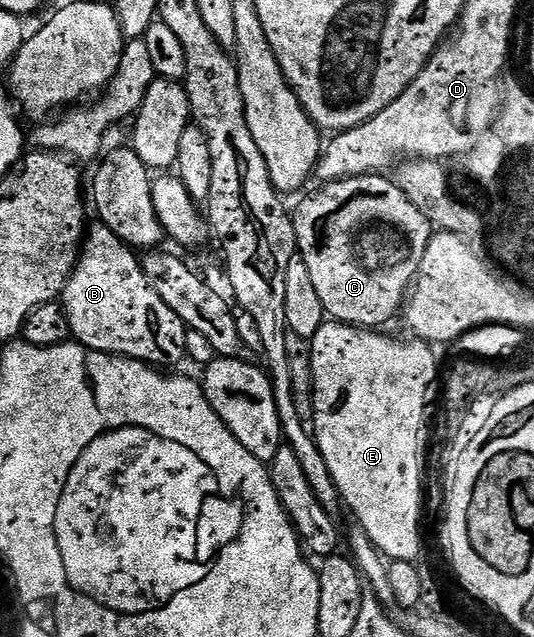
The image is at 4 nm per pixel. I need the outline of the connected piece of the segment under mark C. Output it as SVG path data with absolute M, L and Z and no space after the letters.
M364 173L361 177L326 181L317 187L321 189L303 198L291 213L298 254L307 263L311 284L326 314L344 325L371 330L385 327L396 313L398 316L402 312L431 236L431 226L423 211L403 195L400 184L392 185L385 177L388 176Z

